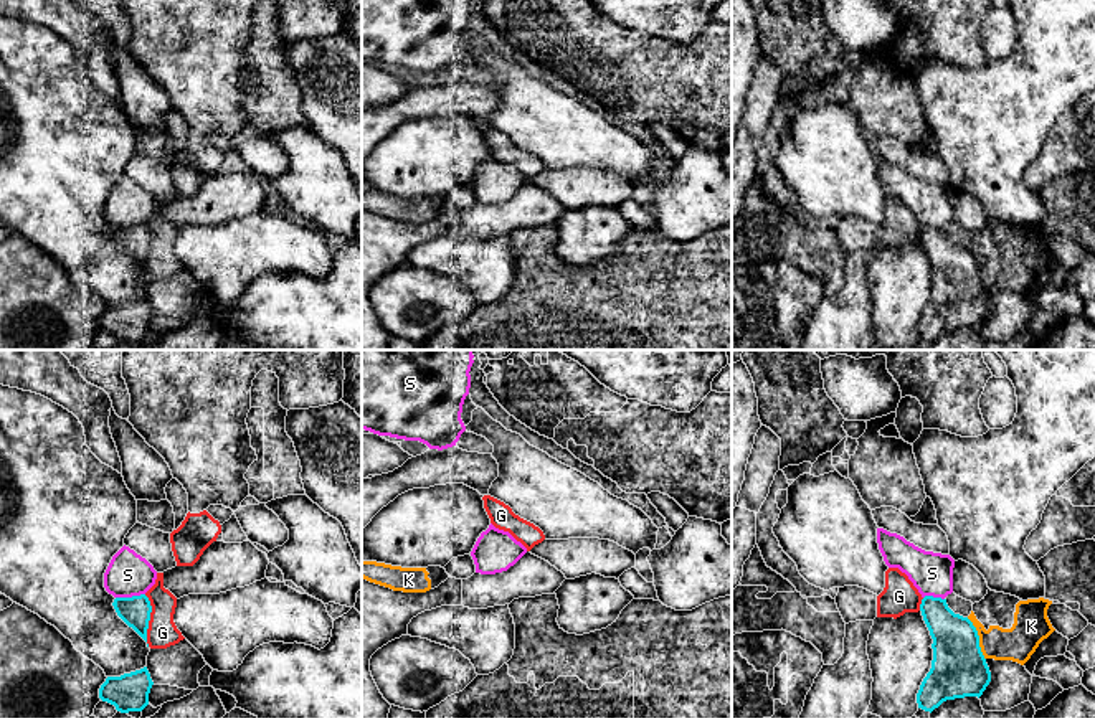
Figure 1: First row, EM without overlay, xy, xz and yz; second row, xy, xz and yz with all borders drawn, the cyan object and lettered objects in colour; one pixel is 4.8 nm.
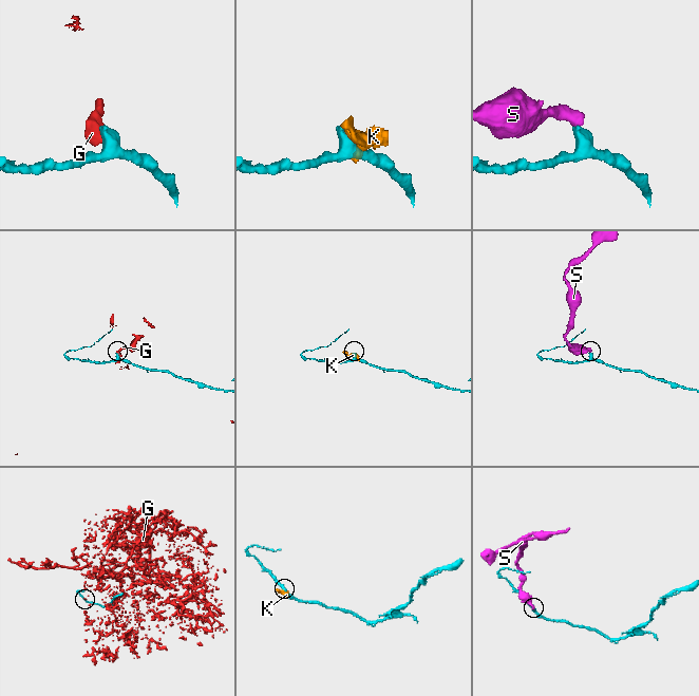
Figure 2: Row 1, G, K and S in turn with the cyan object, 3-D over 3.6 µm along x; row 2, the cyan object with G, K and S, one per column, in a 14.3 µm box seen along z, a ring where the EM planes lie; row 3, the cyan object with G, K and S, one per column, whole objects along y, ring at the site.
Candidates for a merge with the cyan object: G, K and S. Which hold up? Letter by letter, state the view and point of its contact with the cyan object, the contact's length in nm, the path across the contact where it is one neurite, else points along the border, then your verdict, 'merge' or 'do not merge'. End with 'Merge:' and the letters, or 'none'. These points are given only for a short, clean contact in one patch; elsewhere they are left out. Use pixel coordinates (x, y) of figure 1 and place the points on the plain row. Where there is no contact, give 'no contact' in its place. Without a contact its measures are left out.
G: contact xy (149, 250); length 260 nm; border xy (144, 225), (151, 235), (147, 276); do not merge
K: contact yz (978, 269); length 220 nm; do not merge
S: contact xy (129, 228); length 150 nm; border xy (144, 223), (116, 228); do not merge
Merge: none

